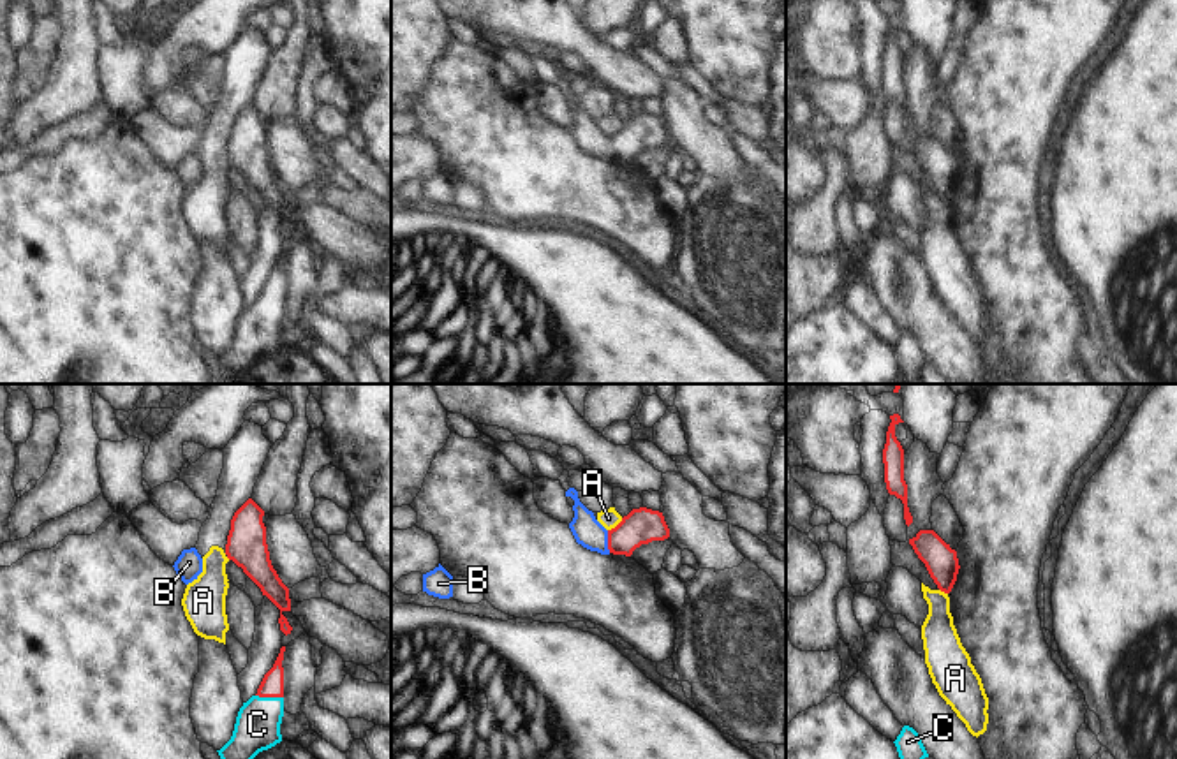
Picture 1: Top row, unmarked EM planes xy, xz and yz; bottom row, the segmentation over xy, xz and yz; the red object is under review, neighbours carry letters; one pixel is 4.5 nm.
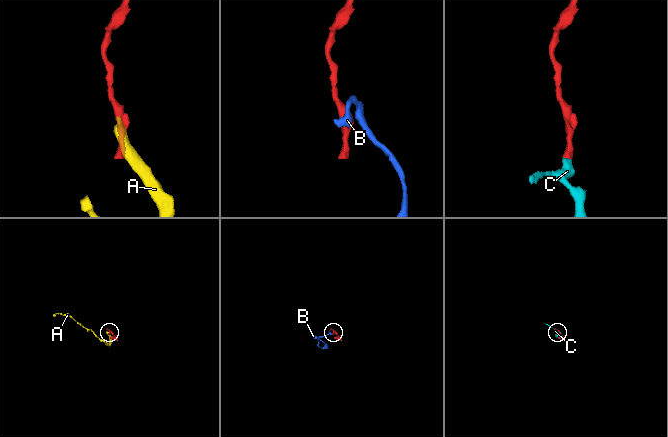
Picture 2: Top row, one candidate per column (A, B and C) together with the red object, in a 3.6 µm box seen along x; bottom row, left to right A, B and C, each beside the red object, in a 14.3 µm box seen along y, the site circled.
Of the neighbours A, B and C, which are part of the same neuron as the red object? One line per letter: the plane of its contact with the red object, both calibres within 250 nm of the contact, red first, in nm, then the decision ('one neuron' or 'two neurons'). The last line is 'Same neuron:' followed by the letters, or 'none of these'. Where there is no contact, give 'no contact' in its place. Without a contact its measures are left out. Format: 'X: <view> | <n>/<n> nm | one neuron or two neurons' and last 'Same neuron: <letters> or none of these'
A: xz | 160/90 nm | two neurons
B: xz | 160/140 nm | one neuron
C: xy | 110/200 nm | one neuron
Same neuron: B, C

